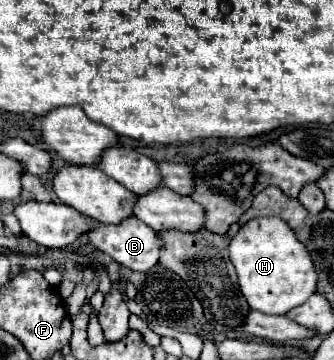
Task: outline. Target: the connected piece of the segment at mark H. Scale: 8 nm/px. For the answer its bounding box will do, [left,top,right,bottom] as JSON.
[230,217,318,315]

